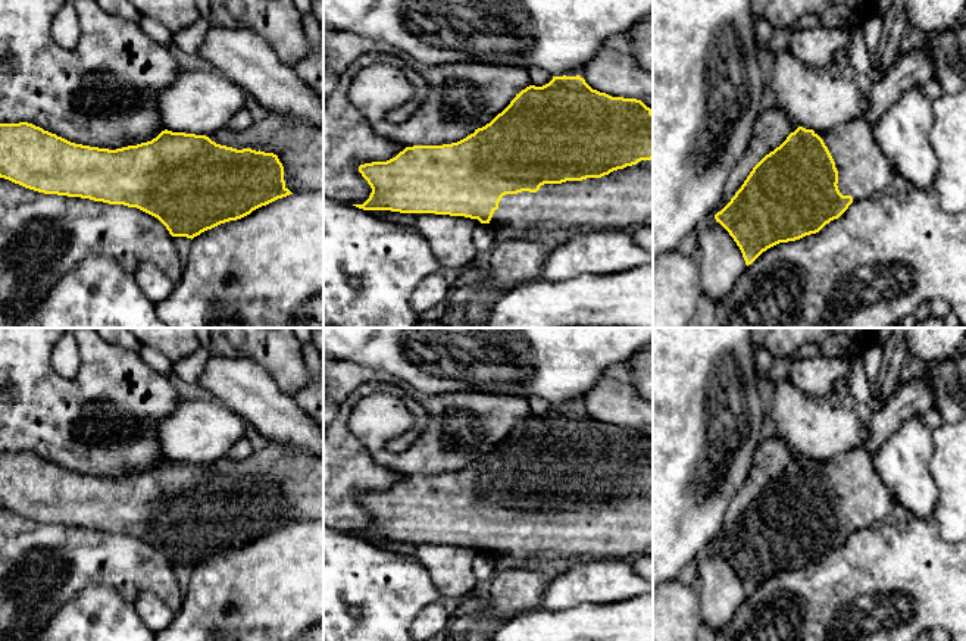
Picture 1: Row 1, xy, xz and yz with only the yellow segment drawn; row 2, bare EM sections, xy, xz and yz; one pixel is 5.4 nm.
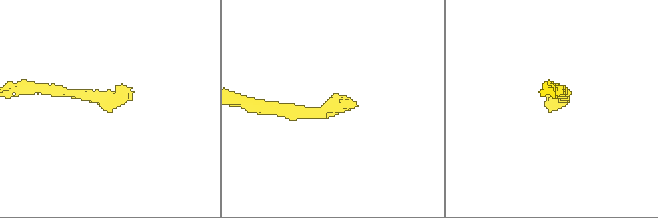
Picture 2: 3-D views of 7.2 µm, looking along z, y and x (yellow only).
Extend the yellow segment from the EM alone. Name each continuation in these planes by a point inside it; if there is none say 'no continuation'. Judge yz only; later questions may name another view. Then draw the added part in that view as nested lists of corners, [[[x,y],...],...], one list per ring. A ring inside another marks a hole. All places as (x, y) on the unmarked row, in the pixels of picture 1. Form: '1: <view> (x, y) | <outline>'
1: yz (863, 500) | [[[863,447],[842,453],[829,460],[815,460],[828,476],[838,500],[838,519],[842,525],[851,525],[853,532],[884,523],[895,515],[895,503],[888,488],[873,468],[872,453]]]

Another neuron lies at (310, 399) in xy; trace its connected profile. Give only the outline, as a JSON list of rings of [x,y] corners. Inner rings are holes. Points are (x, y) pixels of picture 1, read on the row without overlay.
[[[312,340],[303,344],[303,359],[310,382],[294,395],[294,400],[303,412],[323,428],[323,362]]]

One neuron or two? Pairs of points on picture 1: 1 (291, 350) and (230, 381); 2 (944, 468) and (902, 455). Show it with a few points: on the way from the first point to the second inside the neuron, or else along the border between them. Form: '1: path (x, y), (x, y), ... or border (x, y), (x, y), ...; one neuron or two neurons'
1: border (227, 356), (253, 359), (283, 391); two neurons
2: border (931, 430), (934, 452), (929, 471), (938, 497); two neurons

